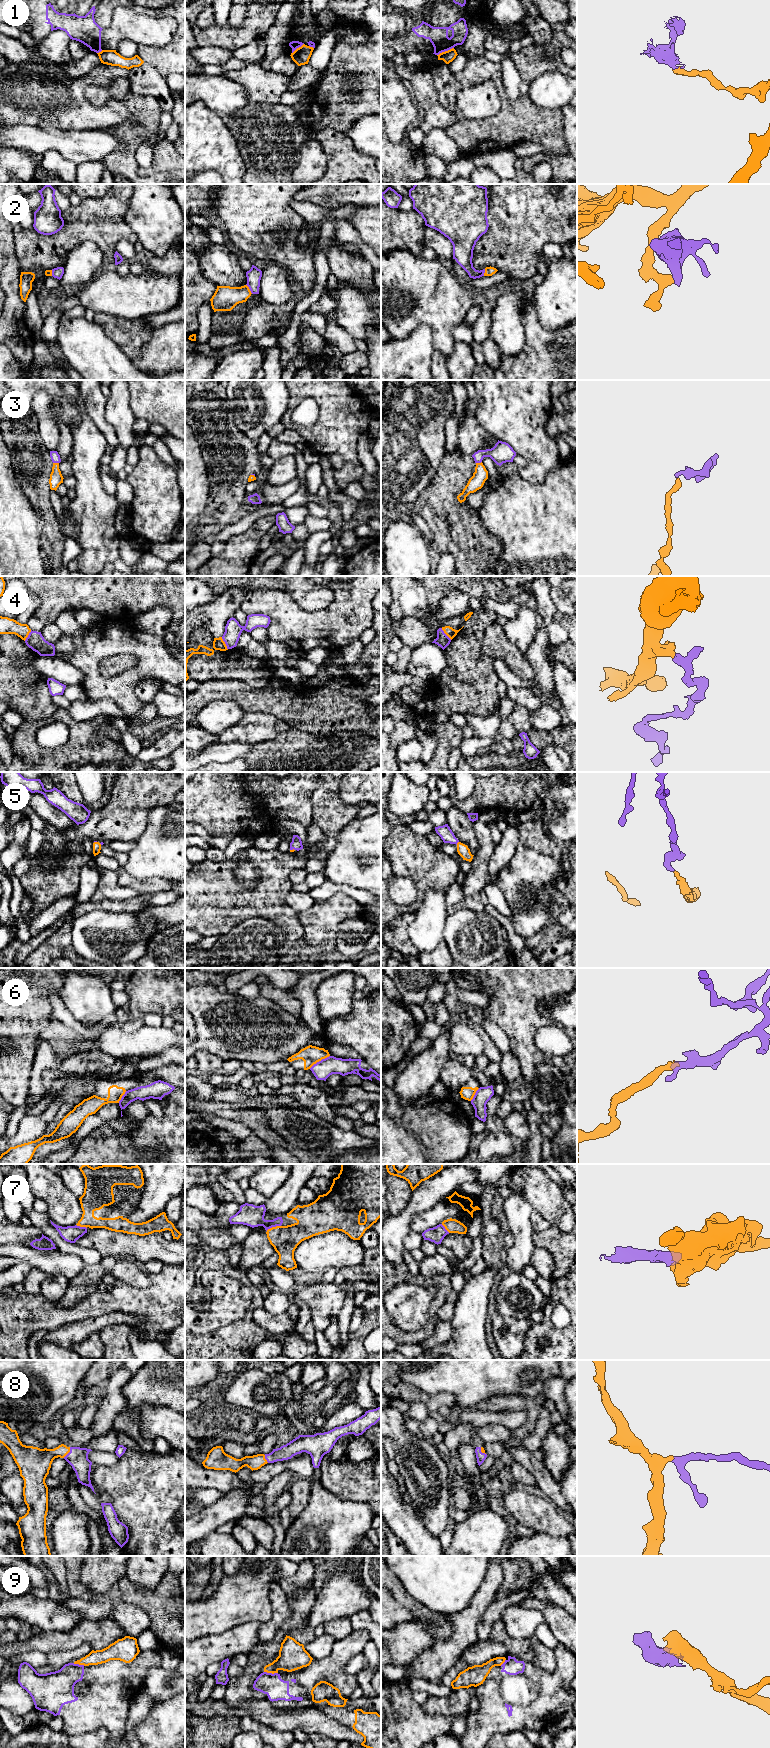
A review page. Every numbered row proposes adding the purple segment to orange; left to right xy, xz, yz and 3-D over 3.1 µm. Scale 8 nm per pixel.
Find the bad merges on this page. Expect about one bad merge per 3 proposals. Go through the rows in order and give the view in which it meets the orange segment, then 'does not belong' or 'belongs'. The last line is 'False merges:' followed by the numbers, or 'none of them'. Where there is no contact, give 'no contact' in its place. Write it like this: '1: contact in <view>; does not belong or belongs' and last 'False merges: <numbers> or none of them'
1: contact in yz; does not belong
2: contact in xz; belongs
3: contact in xy; belongs
4: contact in xz; belongs
5: contact in yz; belongs
6: contact in xz; does not belong
7: contact in xz; belongs
8: contact in xy; belongs
9: contact in xz; does not belong
False merges: 1, 6, 9

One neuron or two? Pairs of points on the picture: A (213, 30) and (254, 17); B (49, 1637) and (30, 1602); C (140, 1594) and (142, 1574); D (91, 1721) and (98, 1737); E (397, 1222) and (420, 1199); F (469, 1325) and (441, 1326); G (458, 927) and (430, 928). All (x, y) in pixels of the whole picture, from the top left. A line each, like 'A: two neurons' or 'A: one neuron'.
A: one neuron
B: two neurons
C: two neurons
D: two neurons
E: one neuron
F: two neurons
G: two neurons

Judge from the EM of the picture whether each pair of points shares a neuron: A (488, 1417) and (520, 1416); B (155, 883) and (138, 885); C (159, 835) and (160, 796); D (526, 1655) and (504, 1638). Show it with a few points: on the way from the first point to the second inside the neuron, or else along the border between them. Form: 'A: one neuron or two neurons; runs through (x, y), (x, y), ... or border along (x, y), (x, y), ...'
A: one neuron; runs through (496, 1417), (512, 1417)
B: one neuron; runs through (151, 885), (142, 885)
C: two neurons; border along (174, 800), (156, 806), (150, 812), (146, 825)
D: one neuron; runs through (521, 1650), (509, 1642)

